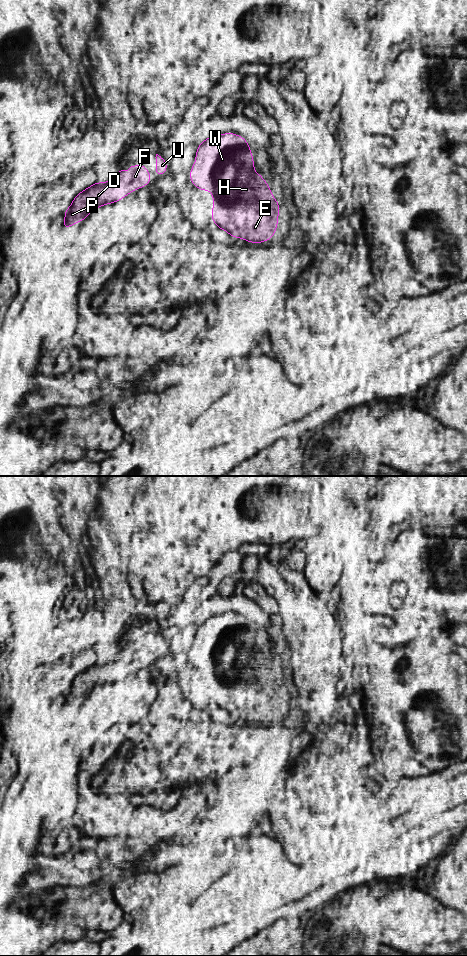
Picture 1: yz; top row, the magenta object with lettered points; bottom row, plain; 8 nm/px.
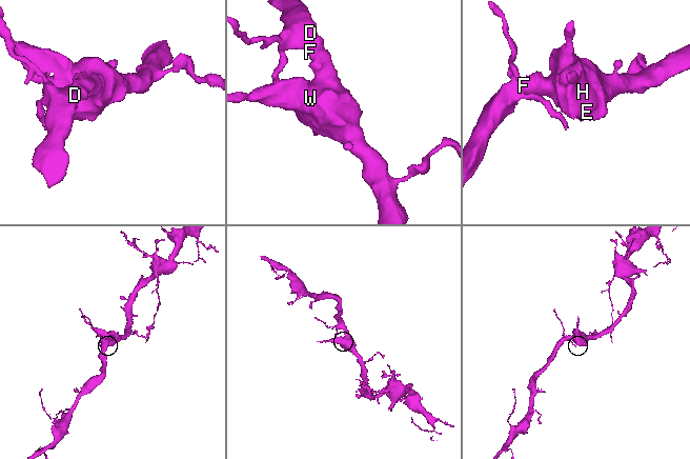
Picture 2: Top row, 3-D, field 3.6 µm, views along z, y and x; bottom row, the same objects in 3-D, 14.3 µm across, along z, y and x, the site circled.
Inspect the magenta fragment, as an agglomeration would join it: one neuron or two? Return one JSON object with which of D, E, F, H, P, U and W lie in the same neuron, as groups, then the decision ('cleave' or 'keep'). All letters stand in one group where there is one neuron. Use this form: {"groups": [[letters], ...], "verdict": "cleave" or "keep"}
{"groups": [["D", "E", "F", "H", "P", "U", "W"]], "verdict": "keep"}

